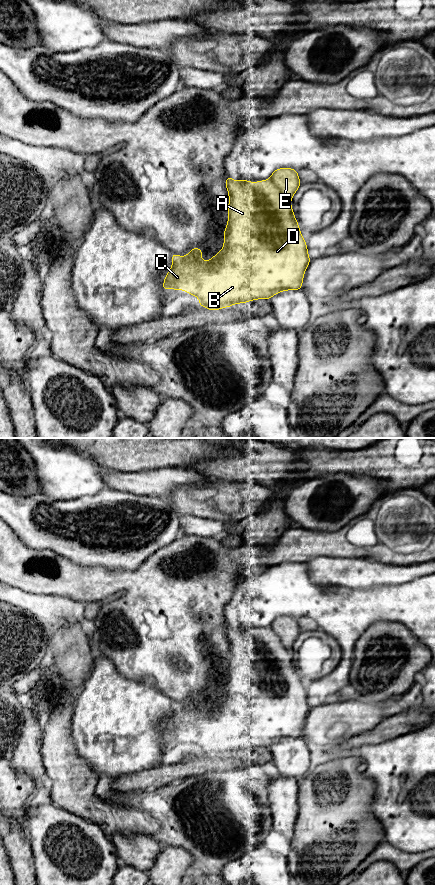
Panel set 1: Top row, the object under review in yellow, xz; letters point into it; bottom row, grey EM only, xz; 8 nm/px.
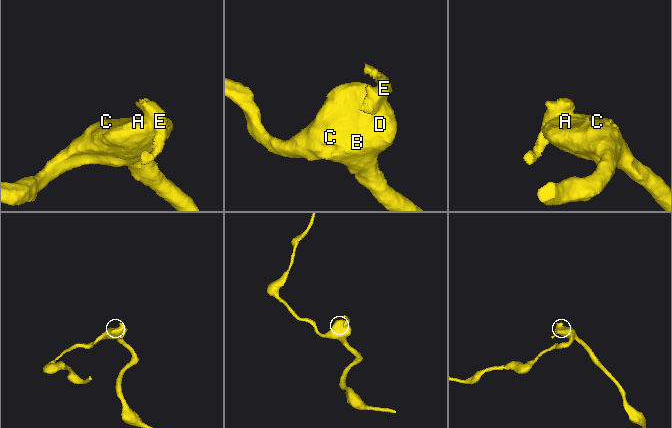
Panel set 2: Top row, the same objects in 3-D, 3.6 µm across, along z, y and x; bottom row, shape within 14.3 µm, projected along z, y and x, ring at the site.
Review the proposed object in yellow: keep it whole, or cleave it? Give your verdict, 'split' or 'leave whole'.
split

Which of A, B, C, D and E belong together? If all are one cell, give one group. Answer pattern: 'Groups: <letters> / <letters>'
Groups: A B C D / E

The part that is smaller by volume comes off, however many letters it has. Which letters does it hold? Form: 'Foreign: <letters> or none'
Foreign: E

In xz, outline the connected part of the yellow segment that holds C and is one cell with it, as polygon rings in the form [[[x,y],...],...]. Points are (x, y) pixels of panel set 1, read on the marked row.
[[[228,175],[226,176],[226,187],[229,193],[229,219],[224,231],[224,247],[210,261],[203,261],[200,258],[203,251],[196,247],[192,248],[190,253],[182,258],[179,255],[172,253],[172,269],[167,273],[164,279],[164,285],[162,286],[163,291],[166,291],[168,287],[171,287],[173,290],[179,290],[181,288],[183,291],[188,292],[190,295],[195,295],[201,300],[199,303],[196,303],[197,305],[201,305],[202,307],[206,306],[208,310],[220,310],[222,307],[227,308],[233,304],[245,303],[255,299],[270,299],[280,291],[300,290],[302,288],[304,272],[311,259],[308,257],[307,245],[300,233],[299,225],[294,217],[292,206],[282,197],[279,189],[270,180],[257,181],[254,184],[251,182],[252,181],[245,181],[243,179],[235,181]]]

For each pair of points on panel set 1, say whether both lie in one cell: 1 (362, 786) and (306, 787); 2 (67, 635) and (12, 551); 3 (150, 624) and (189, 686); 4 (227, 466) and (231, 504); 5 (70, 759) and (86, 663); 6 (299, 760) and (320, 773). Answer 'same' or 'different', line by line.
1: same
2: different
3: same
4: different
5: same
6: different

